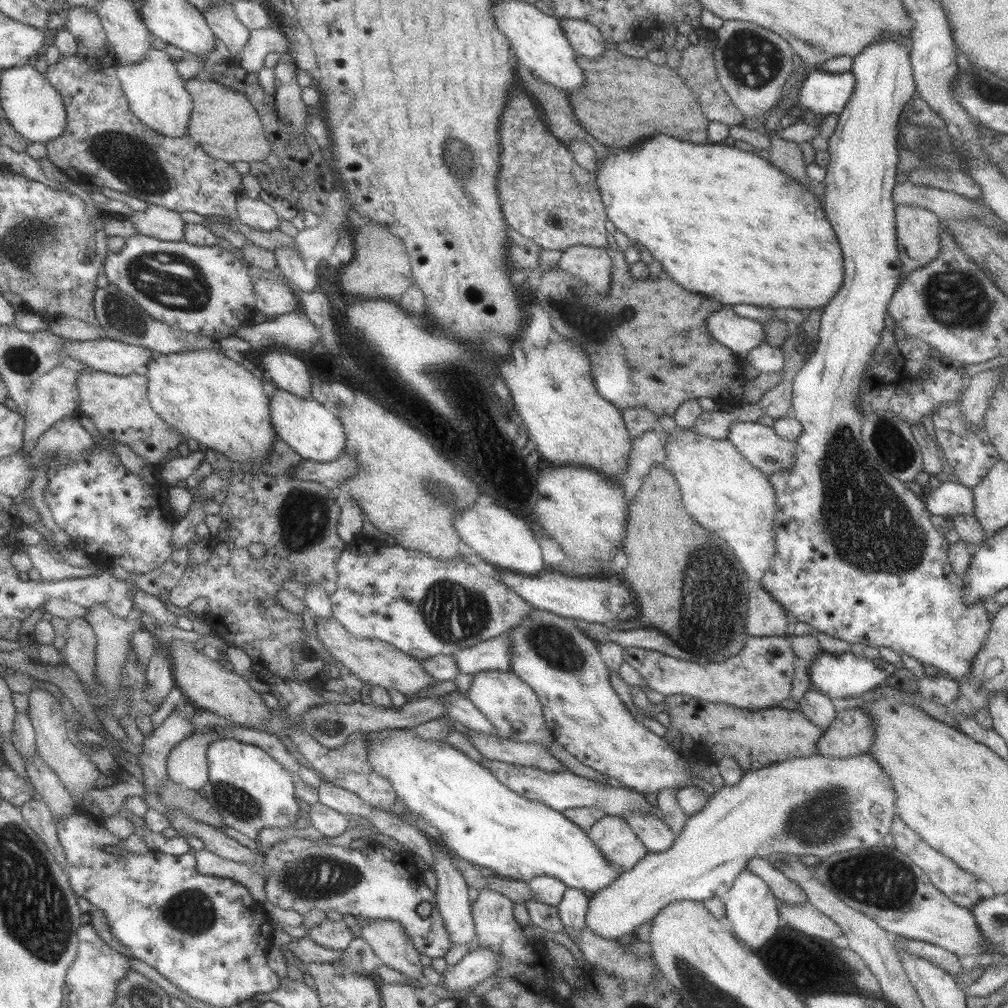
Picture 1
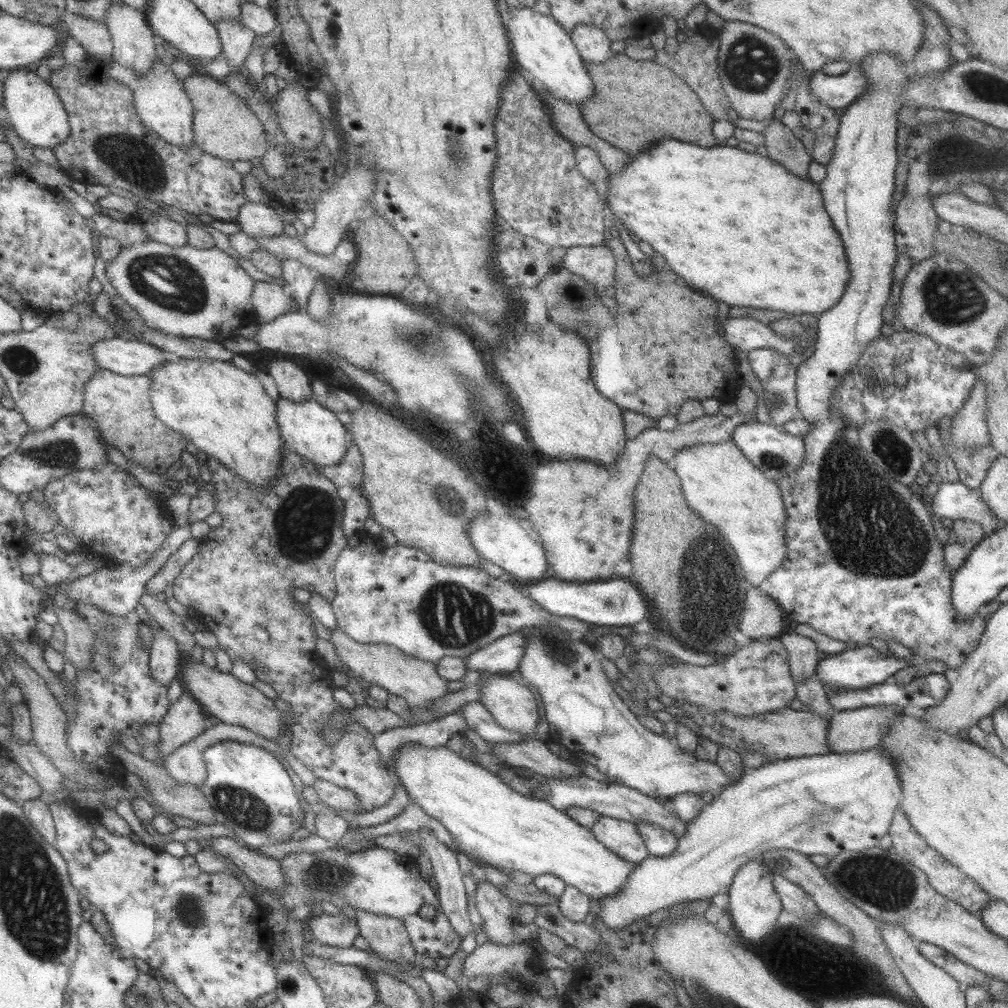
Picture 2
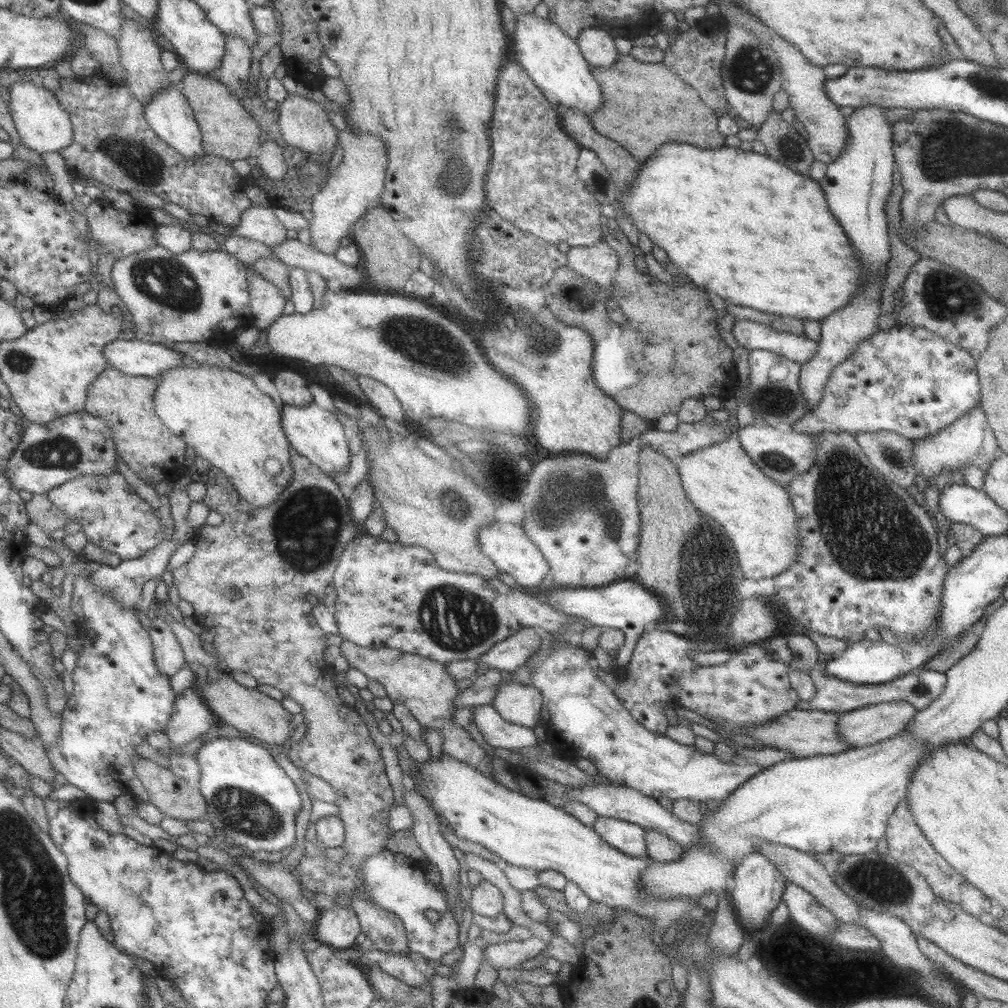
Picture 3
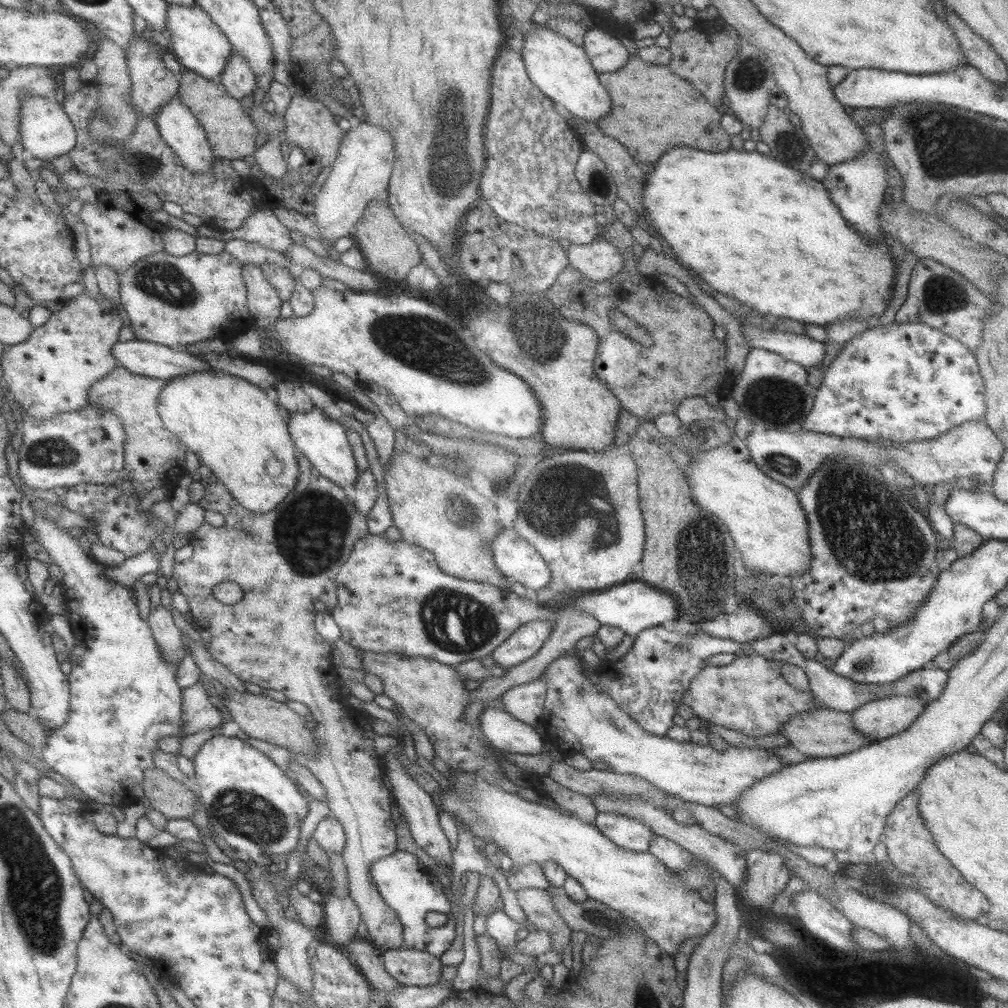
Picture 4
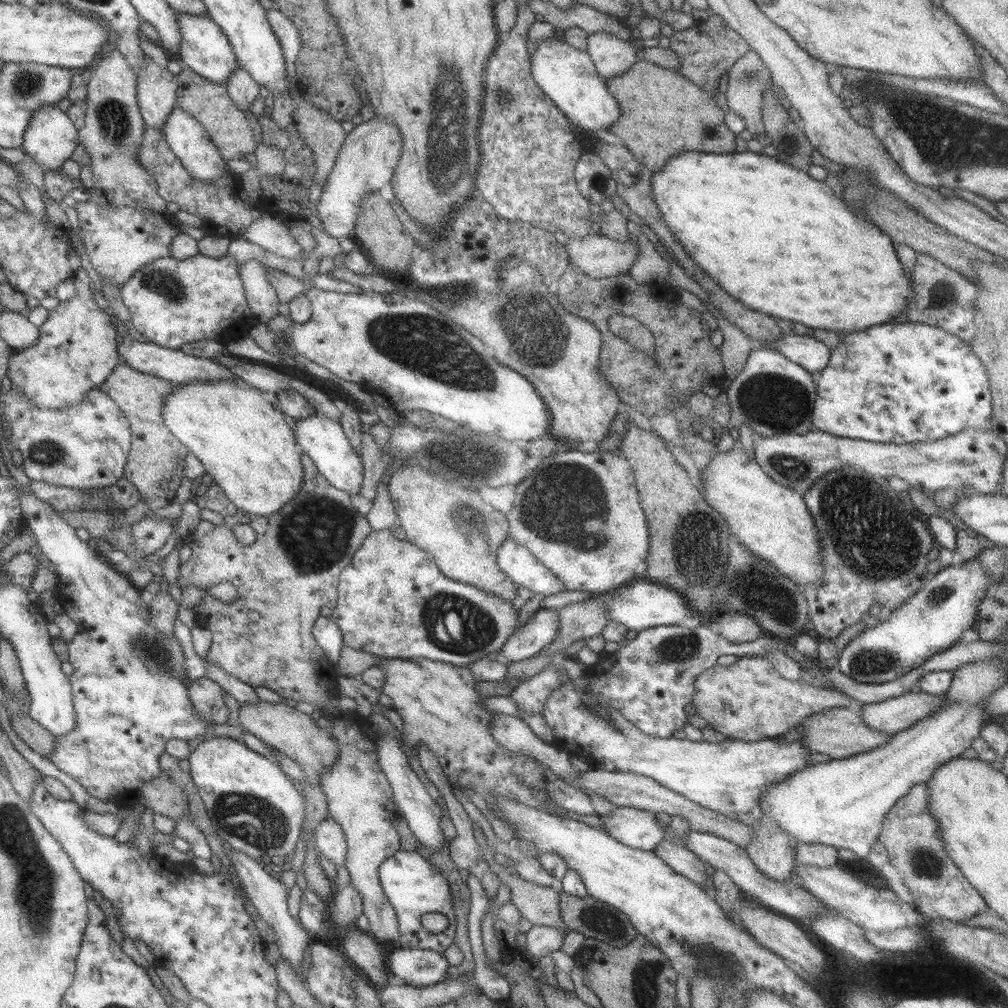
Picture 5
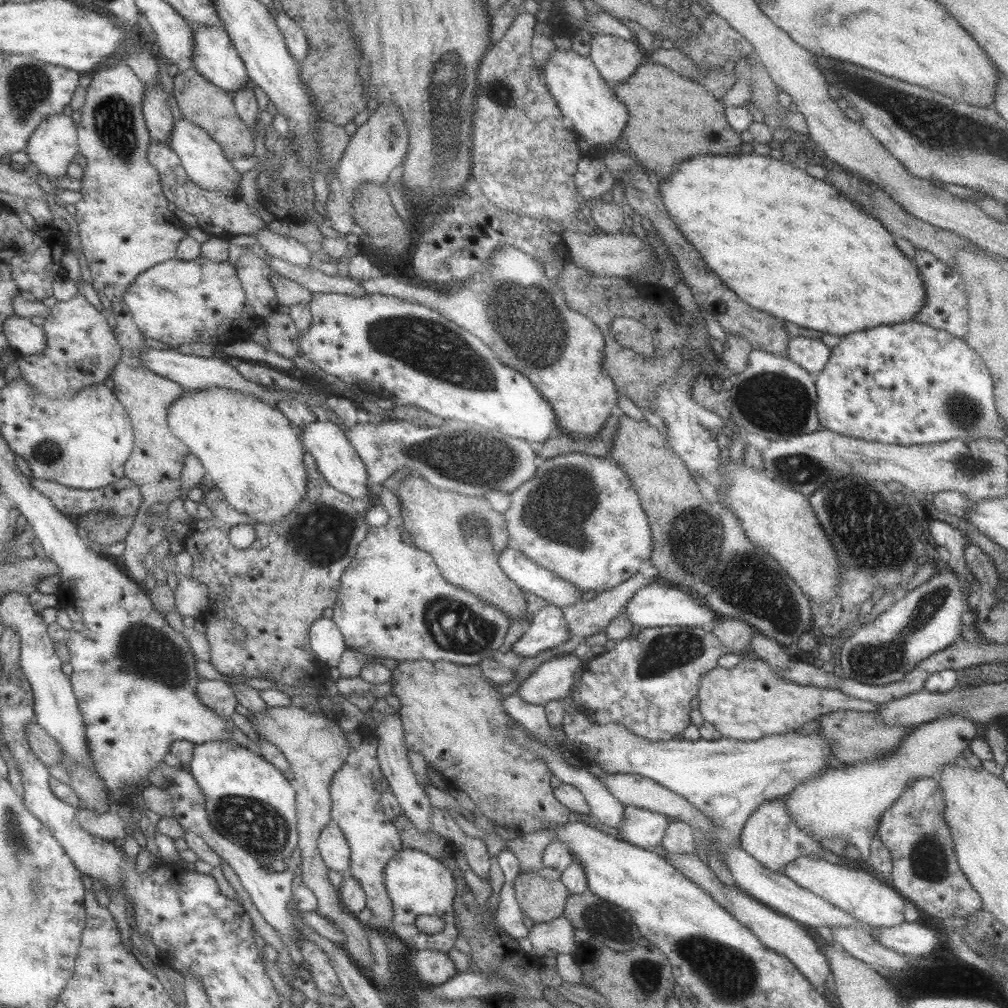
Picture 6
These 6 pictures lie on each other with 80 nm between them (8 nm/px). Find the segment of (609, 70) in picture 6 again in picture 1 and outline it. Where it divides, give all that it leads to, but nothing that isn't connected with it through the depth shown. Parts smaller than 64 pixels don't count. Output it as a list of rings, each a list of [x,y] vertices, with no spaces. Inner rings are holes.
[[[566,19],[558,20],[559,27],[577,54],[592,59],[604,53],[605,40],[595,26],[583,20]]]

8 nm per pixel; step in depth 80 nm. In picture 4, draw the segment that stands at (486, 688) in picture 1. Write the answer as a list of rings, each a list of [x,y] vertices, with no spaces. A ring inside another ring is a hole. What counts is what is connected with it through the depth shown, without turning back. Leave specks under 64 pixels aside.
[[[542,677],[515,685],[498,698],[501,711],[507,712],[511,719],[535,728],[543,714],[545,693],[546,684]]]

